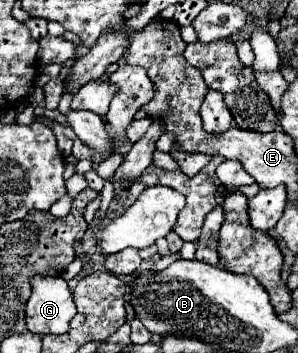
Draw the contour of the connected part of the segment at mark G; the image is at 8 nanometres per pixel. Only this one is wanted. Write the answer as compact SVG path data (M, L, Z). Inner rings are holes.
M35 276L25 306L27 328L33 334L65 334L75 316L75 302L61 276Z

